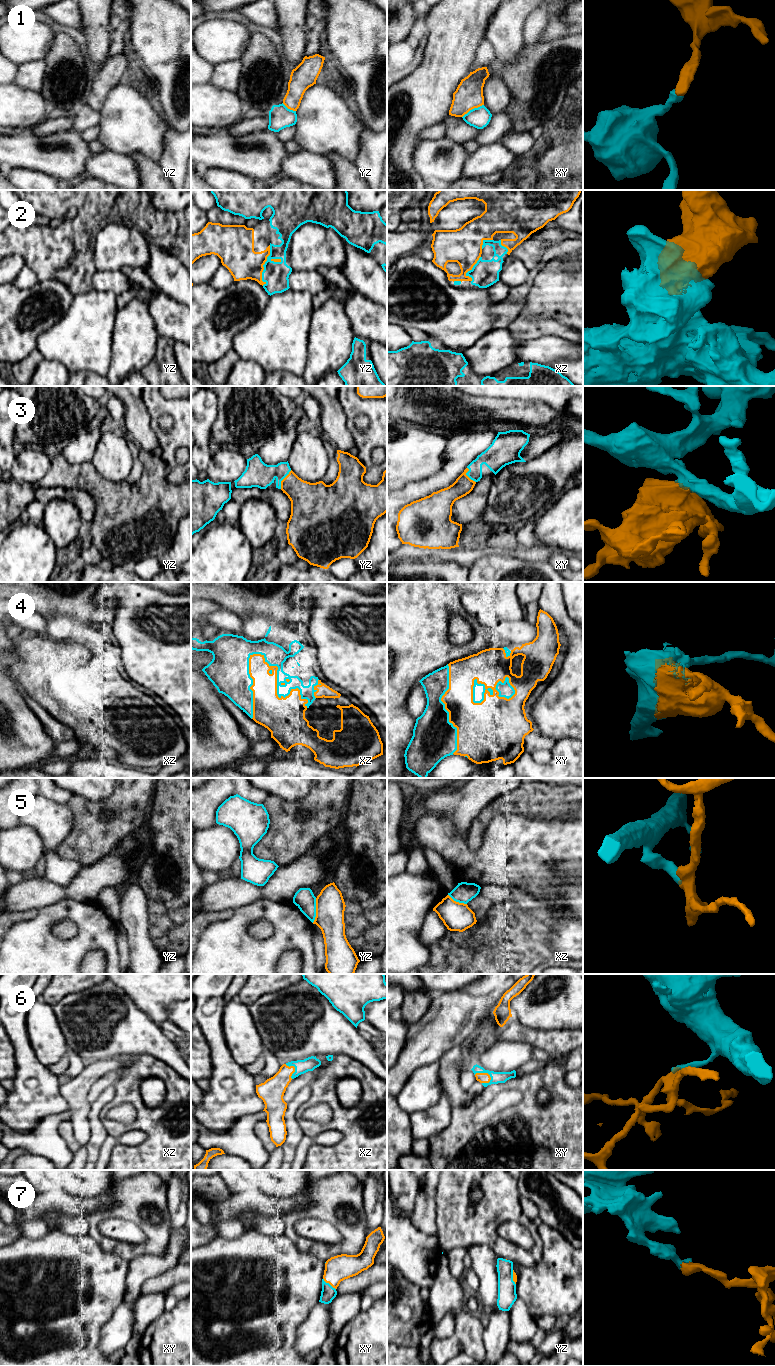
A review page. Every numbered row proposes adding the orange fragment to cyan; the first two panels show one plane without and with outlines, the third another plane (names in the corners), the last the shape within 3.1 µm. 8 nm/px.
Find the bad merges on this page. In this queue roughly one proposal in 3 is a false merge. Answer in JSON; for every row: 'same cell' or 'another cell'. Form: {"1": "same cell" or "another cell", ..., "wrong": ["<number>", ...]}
{"1": "another cell", "2": "same cell", "3": "same cell", "4": "same cell", "5": "another cell", "6": "same cell", "7": "same cell", "wrong": ["1", "5"]}

